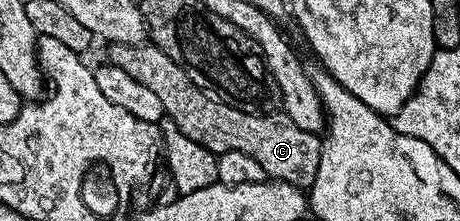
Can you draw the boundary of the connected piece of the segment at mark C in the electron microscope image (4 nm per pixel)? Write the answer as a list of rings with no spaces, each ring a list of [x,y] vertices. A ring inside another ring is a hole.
[[[150,41],[140,44],[114,43],[107,49],[107,62],[111,66],[130,73],[134,81],[150,88],[162,100],[165,116],[173,120],[186,137],[205,146],[217,157],[227,151],[250,153],[250,157],[262,165],[269,180],[289,183],[301,189],[311,187],[314,177],[318,177],[322,139],[317,132],[298,129],[298,125],[294,125],[294,121],[283,113],[255,115],[226,105],[215,95],[194,85],[182,68]]]

